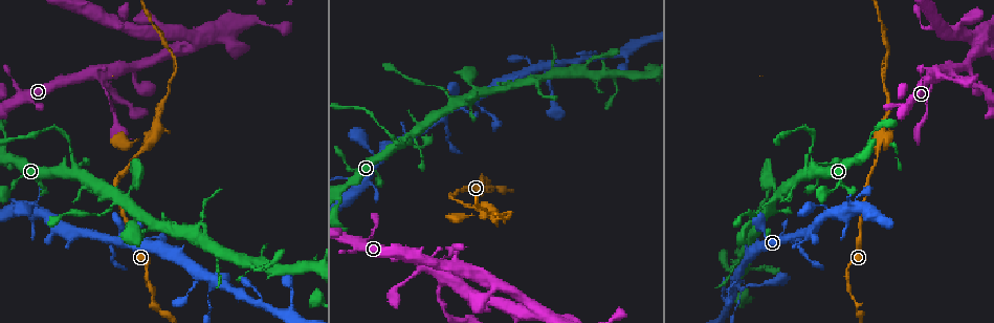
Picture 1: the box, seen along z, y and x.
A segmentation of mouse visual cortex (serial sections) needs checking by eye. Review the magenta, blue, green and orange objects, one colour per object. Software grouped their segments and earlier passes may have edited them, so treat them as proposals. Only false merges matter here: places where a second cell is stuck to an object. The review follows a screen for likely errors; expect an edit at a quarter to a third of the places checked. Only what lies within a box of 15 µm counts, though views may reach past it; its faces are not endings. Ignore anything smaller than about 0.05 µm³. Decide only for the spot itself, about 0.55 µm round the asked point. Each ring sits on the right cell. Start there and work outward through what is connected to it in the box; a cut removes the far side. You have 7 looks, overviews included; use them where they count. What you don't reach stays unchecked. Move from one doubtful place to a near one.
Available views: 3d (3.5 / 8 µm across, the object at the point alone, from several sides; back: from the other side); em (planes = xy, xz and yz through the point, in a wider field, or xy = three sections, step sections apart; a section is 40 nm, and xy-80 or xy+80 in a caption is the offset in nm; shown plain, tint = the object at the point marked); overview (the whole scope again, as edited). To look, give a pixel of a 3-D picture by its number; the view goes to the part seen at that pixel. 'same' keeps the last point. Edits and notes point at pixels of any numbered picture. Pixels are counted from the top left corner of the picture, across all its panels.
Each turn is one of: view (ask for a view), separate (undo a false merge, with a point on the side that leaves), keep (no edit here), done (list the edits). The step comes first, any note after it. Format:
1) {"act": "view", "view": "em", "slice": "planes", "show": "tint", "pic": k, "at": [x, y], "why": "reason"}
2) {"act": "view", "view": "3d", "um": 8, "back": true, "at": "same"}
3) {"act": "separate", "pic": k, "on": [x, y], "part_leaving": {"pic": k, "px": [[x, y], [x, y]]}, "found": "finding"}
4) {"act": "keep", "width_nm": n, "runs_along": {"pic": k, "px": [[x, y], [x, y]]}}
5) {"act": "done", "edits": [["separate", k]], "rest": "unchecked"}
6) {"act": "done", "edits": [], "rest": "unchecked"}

{"act": "view", "view": "3d", "um": 3.5, "pic": 1, "at": [950, 71], "why": "sudden change in width"}

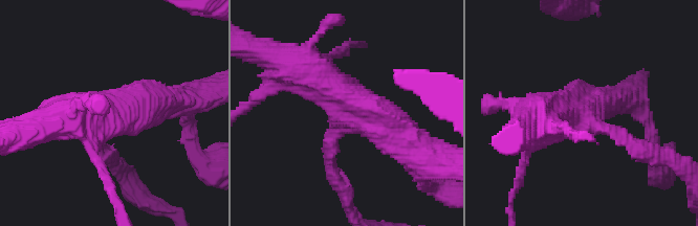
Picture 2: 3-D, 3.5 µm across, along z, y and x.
{"act": "view", "view": "em", "slice": "xy", "step": 3, "show": "tint", "pic": 2, "at": [582, 118], "why": "now the EM"}

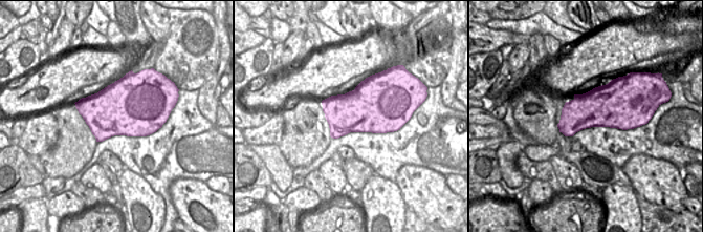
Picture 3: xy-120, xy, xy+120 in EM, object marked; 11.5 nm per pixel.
{"act": "keep", "arm_widths_nm": [150, 200, 500, 600], "found": "one cell here"}

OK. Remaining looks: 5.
{"act": "view", "view": "3d", "um": 8, "pic": 1, "at": [982, 46], "why": "four arms meet"}

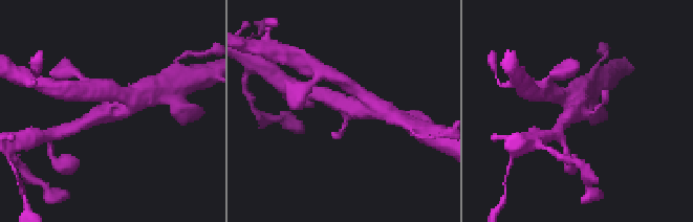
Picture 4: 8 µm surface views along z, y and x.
{"act": "view", "view": "em", "slice": "xy", "step": 5, "show": "tint", "pic": 4, "at": [351, 108], "why": "now the EM"}

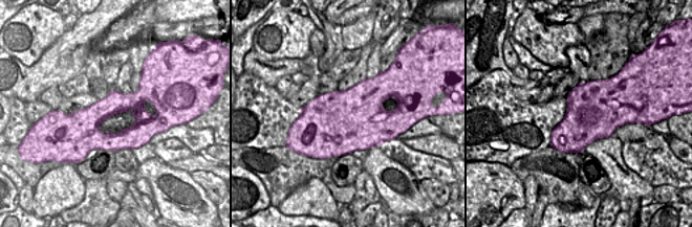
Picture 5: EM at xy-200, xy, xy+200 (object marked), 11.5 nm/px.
{"act": "keep", "runs_along": {"pic": 5, "px": [[155, 117], [109, 106], [71, 119]]}, "found": "one cell here"}

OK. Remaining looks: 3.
{"act": "view", "view": "3d", "um": 3.5, "back": true, "pic": 1, "at": [405, 143], "why": "a narrow waist"}

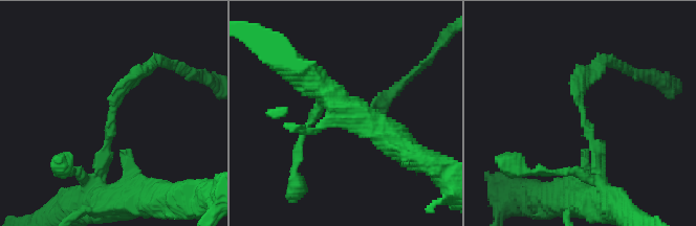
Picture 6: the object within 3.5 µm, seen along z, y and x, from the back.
{"act": "keep", "arm_widths_nm": [200, 200], "runs_along": {"pic": 6, "px": [[99, 181], [114, 94], [150, 68]]}, "found": "one cell here"}

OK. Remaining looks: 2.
{"act": "done", "edits": [], "rest": "unchecked"}

